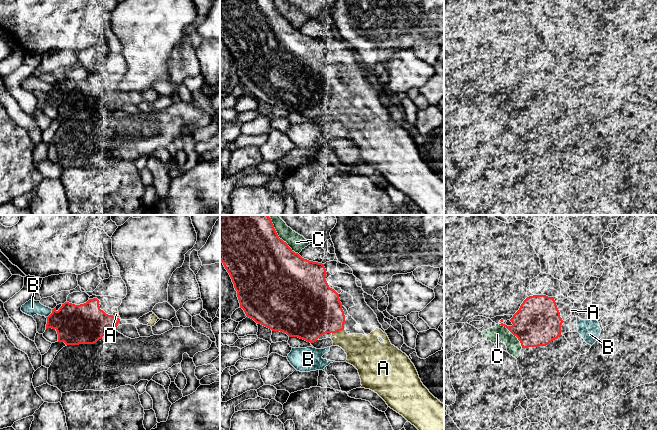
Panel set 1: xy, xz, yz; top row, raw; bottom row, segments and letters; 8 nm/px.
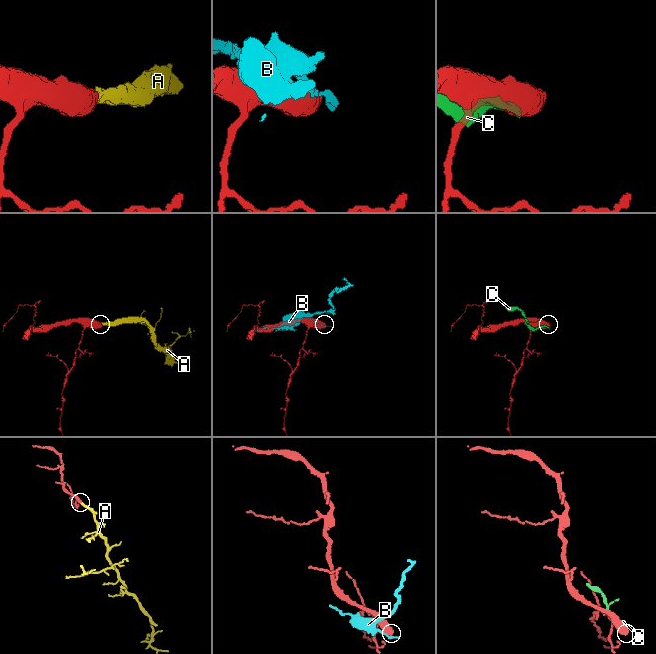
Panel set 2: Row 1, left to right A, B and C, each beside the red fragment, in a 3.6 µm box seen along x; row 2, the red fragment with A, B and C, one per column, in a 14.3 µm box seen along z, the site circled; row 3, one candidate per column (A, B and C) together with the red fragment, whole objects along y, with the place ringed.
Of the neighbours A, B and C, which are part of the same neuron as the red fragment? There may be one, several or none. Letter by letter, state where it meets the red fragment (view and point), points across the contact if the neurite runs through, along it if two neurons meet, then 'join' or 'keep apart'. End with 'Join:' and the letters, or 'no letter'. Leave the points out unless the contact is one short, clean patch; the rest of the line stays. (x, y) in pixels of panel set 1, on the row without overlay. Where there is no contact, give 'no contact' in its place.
A: meets red in xz at (338, 106); join
B: meets red in xy at (51, 89); keep apart
C: meets red in xz at (281, 15); keep apart
Join: A

